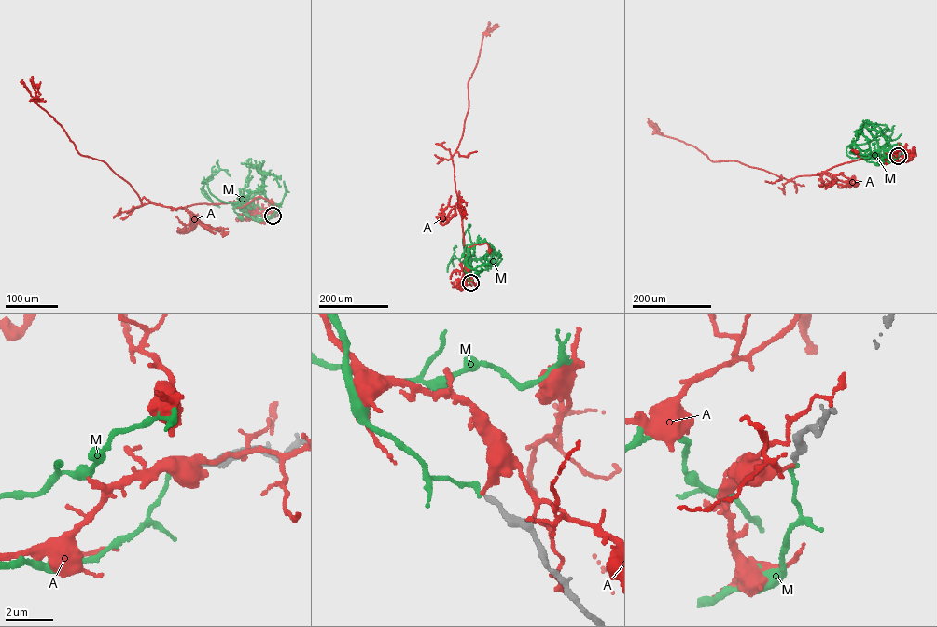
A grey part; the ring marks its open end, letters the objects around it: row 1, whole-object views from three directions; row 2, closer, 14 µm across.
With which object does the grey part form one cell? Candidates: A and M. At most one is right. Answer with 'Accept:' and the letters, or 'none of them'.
Accept: M

